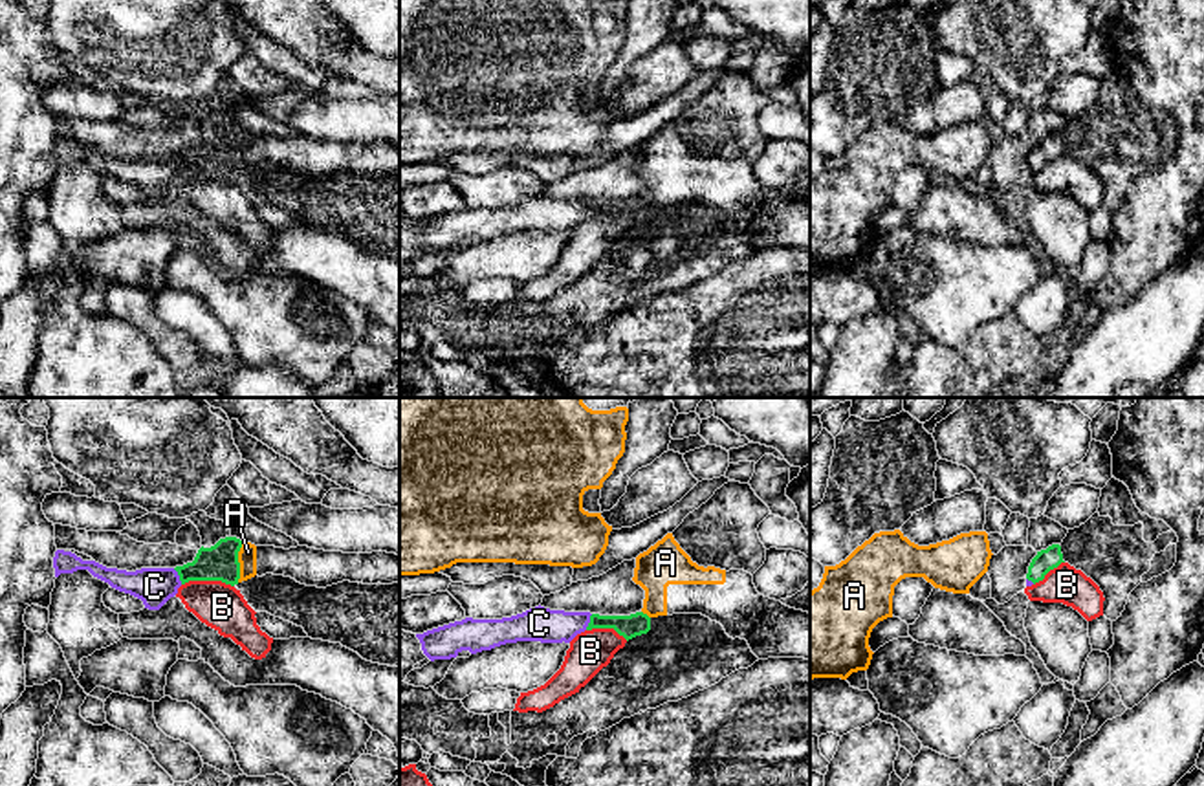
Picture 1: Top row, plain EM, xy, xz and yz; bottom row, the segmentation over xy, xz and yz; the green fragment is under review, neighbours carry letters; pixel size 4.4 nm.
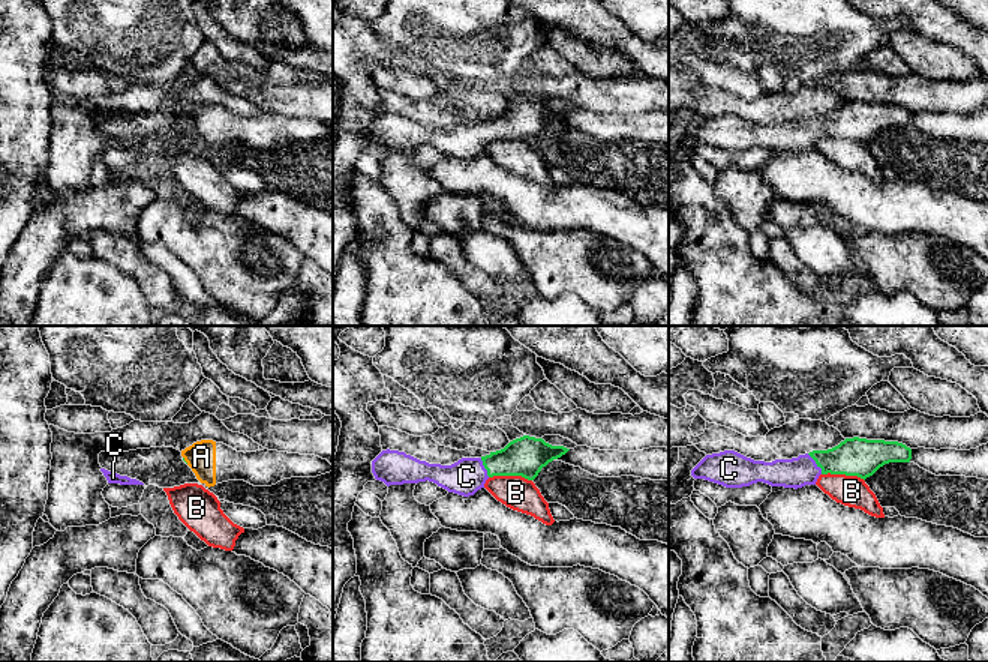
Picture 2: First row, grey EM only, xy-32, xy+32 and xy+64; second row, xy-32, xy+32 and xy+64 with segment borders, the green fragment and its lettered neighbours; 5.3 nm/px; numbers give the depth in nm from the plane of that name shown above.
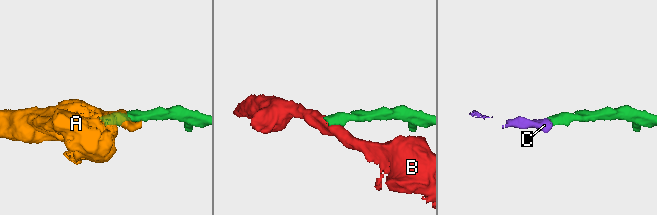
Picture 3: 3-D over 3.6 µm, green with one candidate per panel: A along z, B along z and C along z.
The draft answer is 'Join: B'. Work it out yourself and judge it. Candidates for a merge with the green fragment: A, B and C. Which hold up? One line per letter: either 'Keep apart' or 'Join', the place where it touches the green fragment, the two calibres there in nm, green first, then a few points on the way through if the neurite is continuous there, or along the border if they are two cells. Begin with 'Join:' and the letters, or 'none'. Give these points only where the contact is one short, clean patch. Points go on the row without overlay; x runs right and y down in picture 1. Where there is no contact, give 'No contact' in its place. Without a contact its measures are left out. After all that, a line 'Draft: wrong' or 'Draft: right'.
Join: C
A: Keep apart. Touches green at xy (239, 152). Thickness 160 nm (green) against 80 nm. Boundary: xy (242, 132), (237, 171)
B: Keep apart. Touches green at xy (207, 169). Thickness 160 nm (green) against 200 nm. Boundary: xy (182, 173), (224, 171), (233, 176)
C: Join. Touches green at xy (178, 163). Thickness 160 nm (green) against 170 nm. Path across: xy (218, 152), (178, 163), (154, 176)
Draft: wrong

